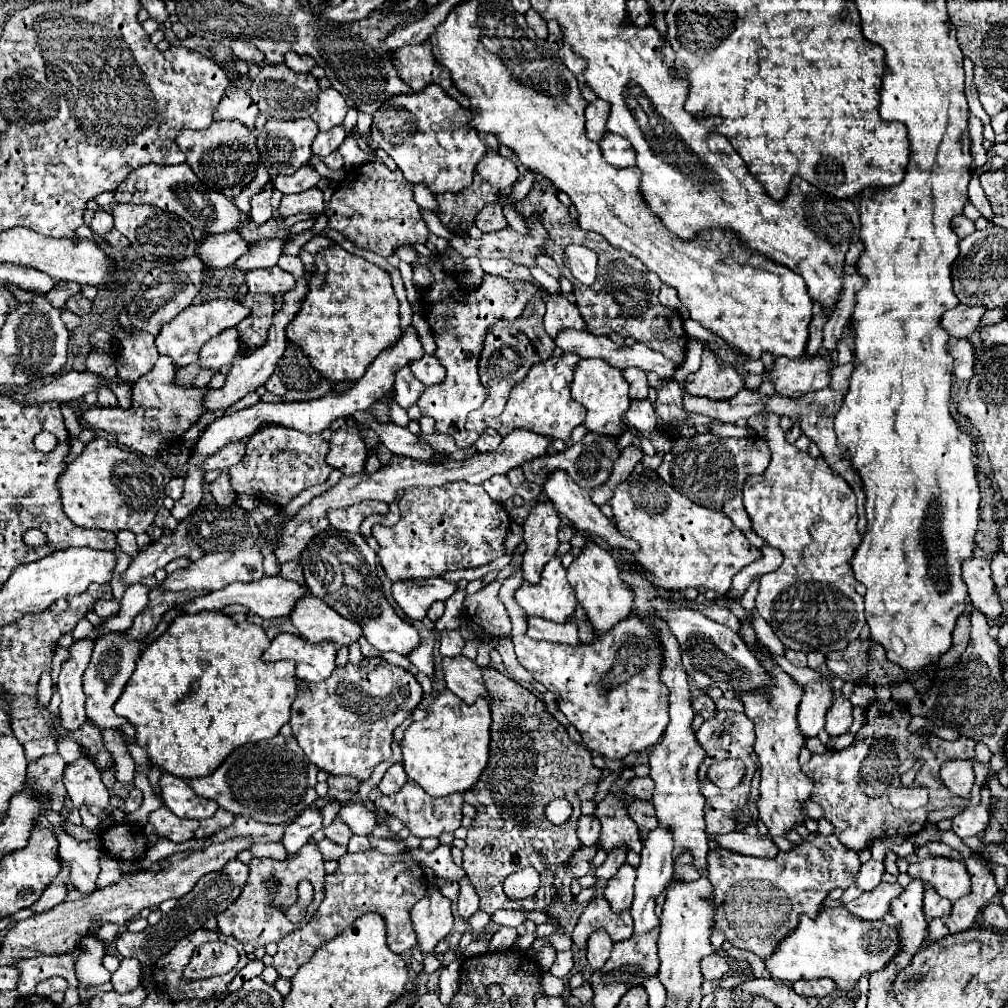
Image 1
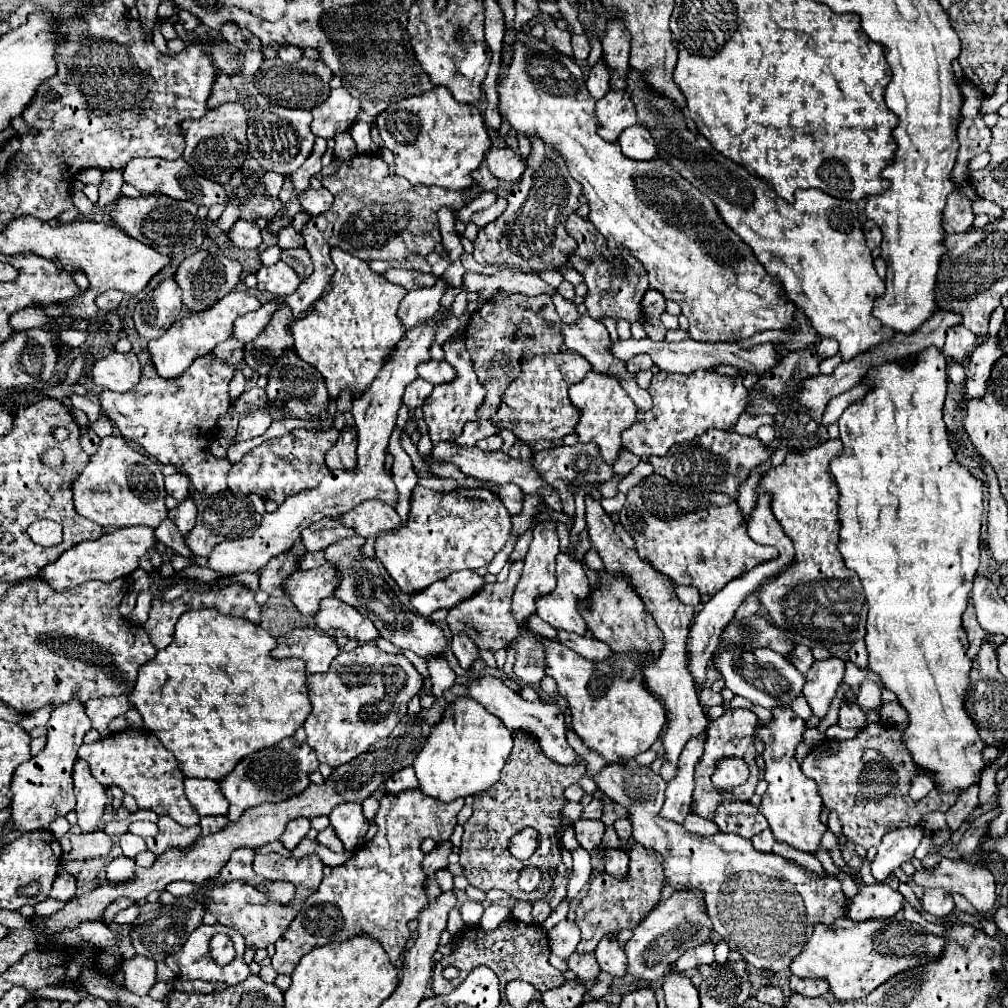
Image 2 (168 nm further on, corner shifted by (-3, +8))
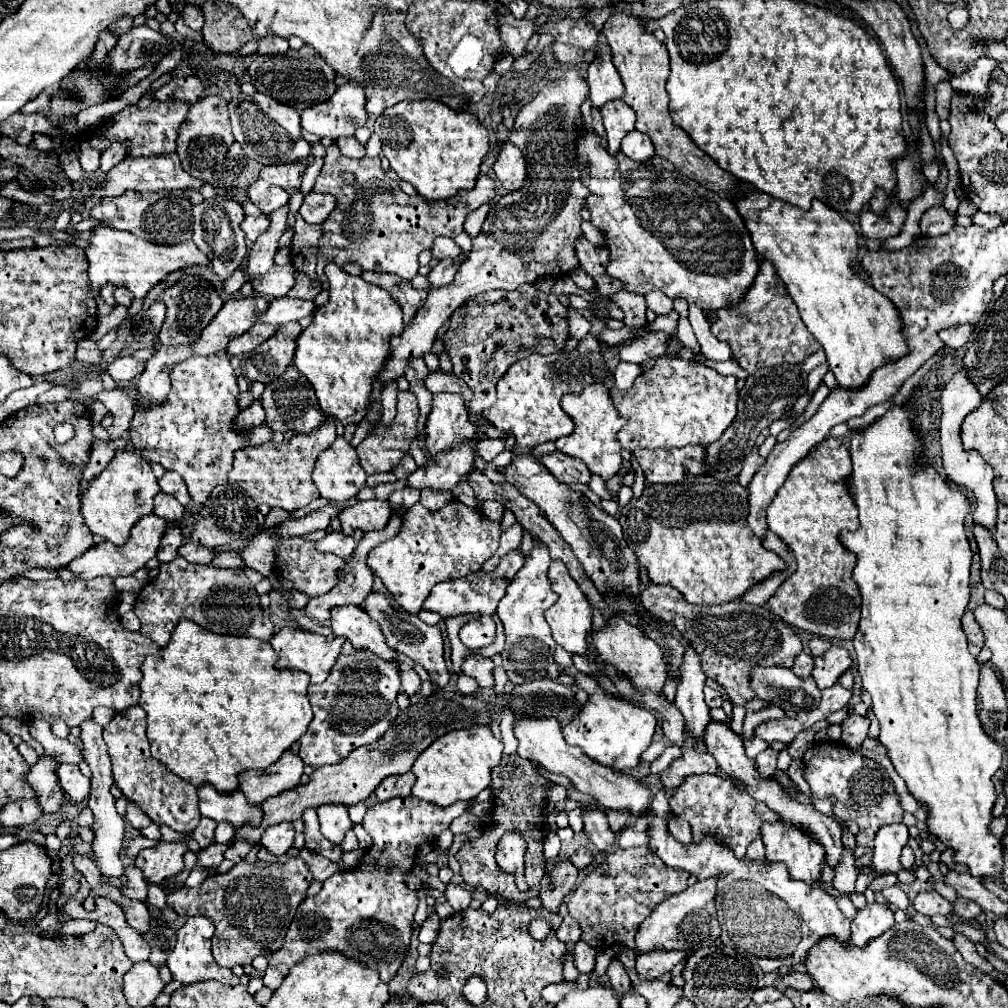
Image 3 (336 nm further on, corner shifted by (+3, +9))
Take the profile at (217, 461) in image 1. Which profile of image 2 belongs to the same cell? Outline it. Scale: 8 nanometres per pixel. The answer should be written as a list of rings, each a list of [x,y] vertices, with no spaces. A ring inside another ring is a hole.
[[[254,411],[254,413],[246,413],[240,417],[240,423],[238,423],[238,435],[236,435],[236,441],[246,441],[246,439],[254,439],[254,437],[260,437],[268,427],[270,427],[272,419],[270,419],[270,413],[266,411]]]

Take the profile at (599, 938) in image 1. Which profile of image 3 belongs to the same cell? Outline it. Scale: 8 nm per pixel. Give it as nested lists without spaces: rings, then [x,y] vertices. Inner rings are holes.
[[[612,958],[612,960],[610,960],[606,974],[608,974],[610,986],[616,990],[618,996],[624,996],[626,992],[632,990],[632,982],[630,982],[626,970],[624,970],[624,964],[622,964],[618,958]]]

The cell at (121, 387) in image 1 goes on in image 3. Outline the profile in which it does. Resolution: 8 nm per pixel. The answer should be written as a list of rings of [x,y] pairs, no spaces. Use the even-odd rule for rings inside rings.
[[[118,356],[106,364],[106,372],[118,384],[124,384],[124,382],[132,382],[136,376],[140,376],[140,372],[144,372],[144,364],[134,360],[132,356]]]

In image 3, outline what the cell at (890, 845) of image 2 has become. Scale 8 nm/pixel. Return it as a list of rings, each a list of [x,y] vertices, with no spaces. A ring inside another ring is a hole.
[[[888,824],[876,832],[872,864],[878,872],[900,872],[900,854],[910,834],[904,824]]]

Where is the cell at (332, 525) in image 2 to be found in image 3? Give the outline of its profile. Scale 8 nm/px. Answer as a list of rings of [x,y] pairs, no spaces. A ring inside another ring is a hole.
[[[356,530],[356,532],[350,534],[350,536],[344,536],[344,534],[340,534],[340,532],[330,532],[328,536],[316,540],[316,548],[318,548],[320,552],[332,552],[332,554],[340,556],[342,560],[346,560],[348,556],[352,556],[352,552],[354,552],[360,536],[362,536],[360,530]]]

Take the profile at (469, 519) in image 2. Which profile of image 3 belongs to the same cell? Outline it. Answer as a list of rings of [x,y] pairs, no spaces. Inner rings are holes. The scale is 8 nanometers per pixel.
[[[450,500],[444,508],[432,512],[426,510],[420,502],[410,506],[404,516],[402,516],[402,530],[386,540],[384,544],[376,546],[370,554],[368,554],[368,566],[372,568],[372,572],[382,578],[384,586],[388,588],[388,592],[394,596],[396,604],[400,608],[404,608],[406,612],[418,614],[422,608],[422,602],[426,600],[428,592],[432,590],[434,584],[444,582],[444,580],[456,580],[462,576],[468,576],[472,572],[478,572],[480,566],[494,556],[494,552],[498,550],[498,540],[500,540],[500,522],[492,522],[490,518],[484,516],[484,512],[480,508],[470,508],[466,504],[462,504],[460,500]]]

